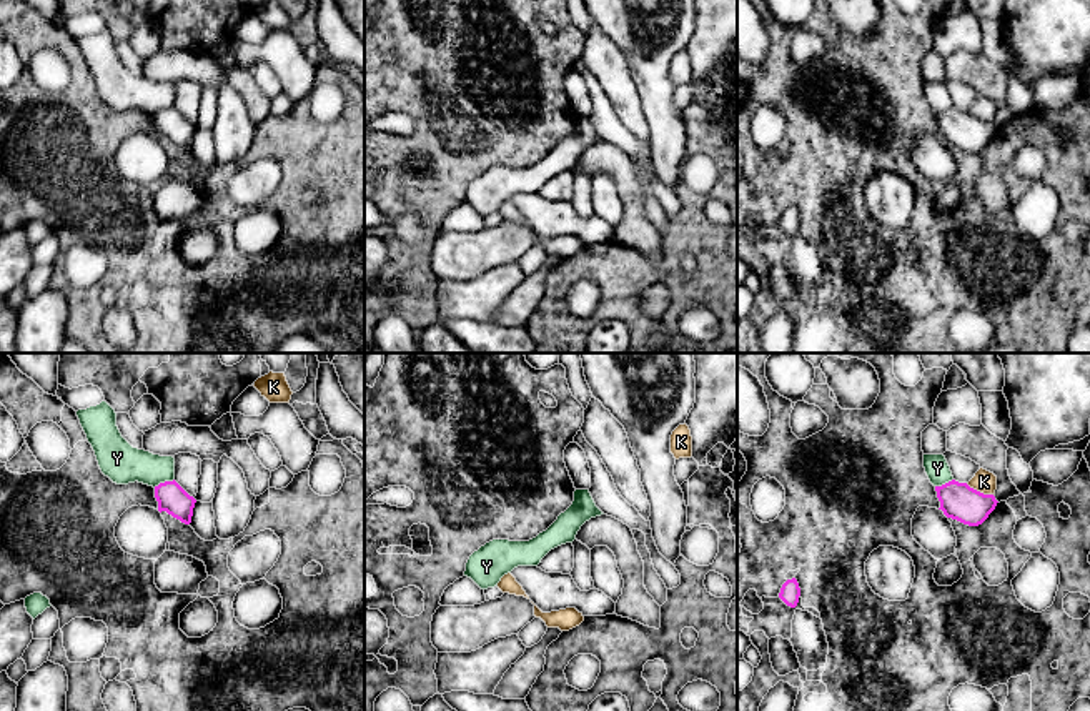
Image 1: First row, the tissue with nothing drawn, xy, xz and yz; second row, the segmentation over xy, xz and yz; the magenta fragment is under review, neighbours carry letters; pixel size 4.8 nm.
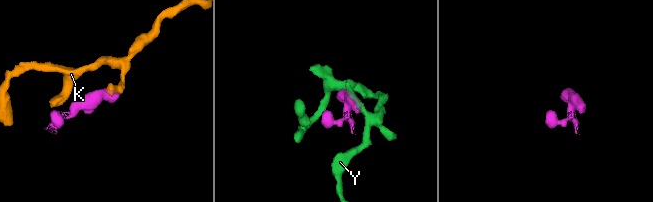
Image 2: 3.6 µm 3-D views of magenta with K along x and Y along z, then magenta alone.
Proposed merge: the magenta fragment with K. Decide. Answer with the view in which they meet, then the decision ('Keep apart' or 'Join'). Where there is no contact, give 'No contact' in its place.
Touches magenta in yz. Keep apart

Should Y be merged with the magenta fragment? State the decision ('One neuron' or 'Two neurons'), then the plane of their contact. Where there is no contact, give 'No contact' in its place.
Two neurons. Touches magenta in xy

